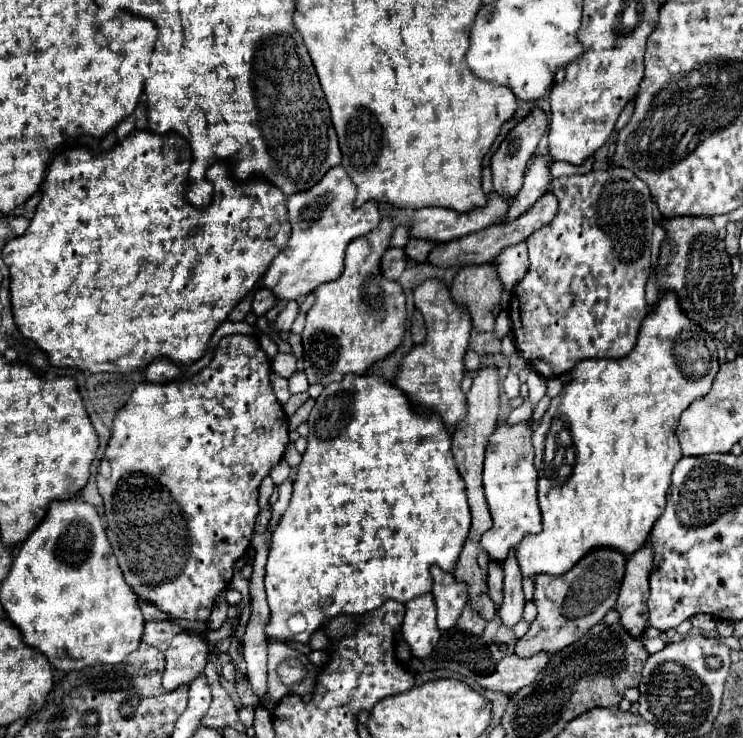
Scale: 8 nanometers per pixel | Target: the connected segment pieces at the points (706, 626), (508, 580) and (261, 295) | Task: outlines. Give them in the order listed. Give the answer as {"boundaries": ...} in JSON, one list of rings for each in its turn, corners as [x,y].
{"boundaries":[[[[698,614],[698,616],[694,616],[694,618],[692,618],[692,624],[694,624],[694,628],[706,630],[706,632],[710,632],[710,630],[716,628],[716,620],[714,620],[712,616],[708,616],[708,614]]],[[[516,550],[508,552],[508,560],[504,560],[504,600],[500,604],[500,618],[502,624],[512,628],[522,618],[524,608],[524,592],[522,592],[522,576],[520,576],[520,564],[516,560]]],[[[262,286],[262,288],[258,288],[254,292],[254,298],[252,298],[254,314],[258,314],[258,316],[266,314],[274,304],[276,304],[276,296],[272,296],[272,292],[268,292],[268,288]]]]}

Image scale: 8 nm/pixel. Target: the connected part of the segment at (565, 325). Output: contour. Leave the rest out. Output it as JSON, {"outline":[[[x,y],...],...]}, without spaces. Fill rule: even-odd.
{"outline":[[[616,166],[616,168],[608,168],[608,170],[592,170],[588,174],[554,178],[550,184],[550,190],[556,194],[556,198],[560,202],[560,210],[550,224],[536,230],[528,238],[530,268],[528,268],[526,276],[514,286],[512,298],[510,298],[510,318],[512,318],[512,332],[514,332],[516,348],[526,358],[526,362],[530,362],[534,366],[534,370],[544,378],[562,376],[578,360],[584,360],[584,358],[616,358],[616,356],[624,356],[632,350],[632,346],[636,344],[638,328],[648,312],[646,298],[644,298],[644,286],[646,286],[646,278],[650,274],[650,264],[652,264],[650,262],[650,248],[652,248],[652,228],[654,228],[654,202],[648,192],[648,186],[642,180],[638,180],[634,176],[634,172],[628,168]]]}

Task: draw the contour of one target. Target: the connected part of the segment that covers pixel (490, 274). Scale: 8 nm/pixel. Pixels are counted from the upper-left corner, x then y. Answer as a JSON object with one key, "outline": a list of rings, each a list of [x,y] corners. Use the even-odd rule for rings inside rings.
{"outline":[[[496,264],[462,266],[450,286],[452,298],[470,310],[476,330],[492,332],[500,314],[500,298],[504,284],[498,278]]]}

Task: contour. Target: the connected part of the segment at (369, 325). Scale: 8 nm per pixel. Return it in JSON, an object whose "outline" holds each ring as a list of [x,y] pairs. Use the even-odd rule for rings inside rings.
{"outline":[[[384,216],[368,236],[352,240],[352,246],[346,248],[342,276],[330,280],[328,284],[320,284],[320,288],[316,288],[314,292],[316,302],[306,314],[306,328],[302,332],[304,364],[306,364],[304,372],[308,376],[308,382],[320,382],[326,386],[330,382],[340,382],[348,372],[364,374],[376,360],[382,360],[400,344],[406,332],[406,298],[402,286],[398,282],[384,280],[384,274],[380,272],[380,260],[384,252],[390,248],[392,232],[394,232],[394,220],[392,216]]]}

